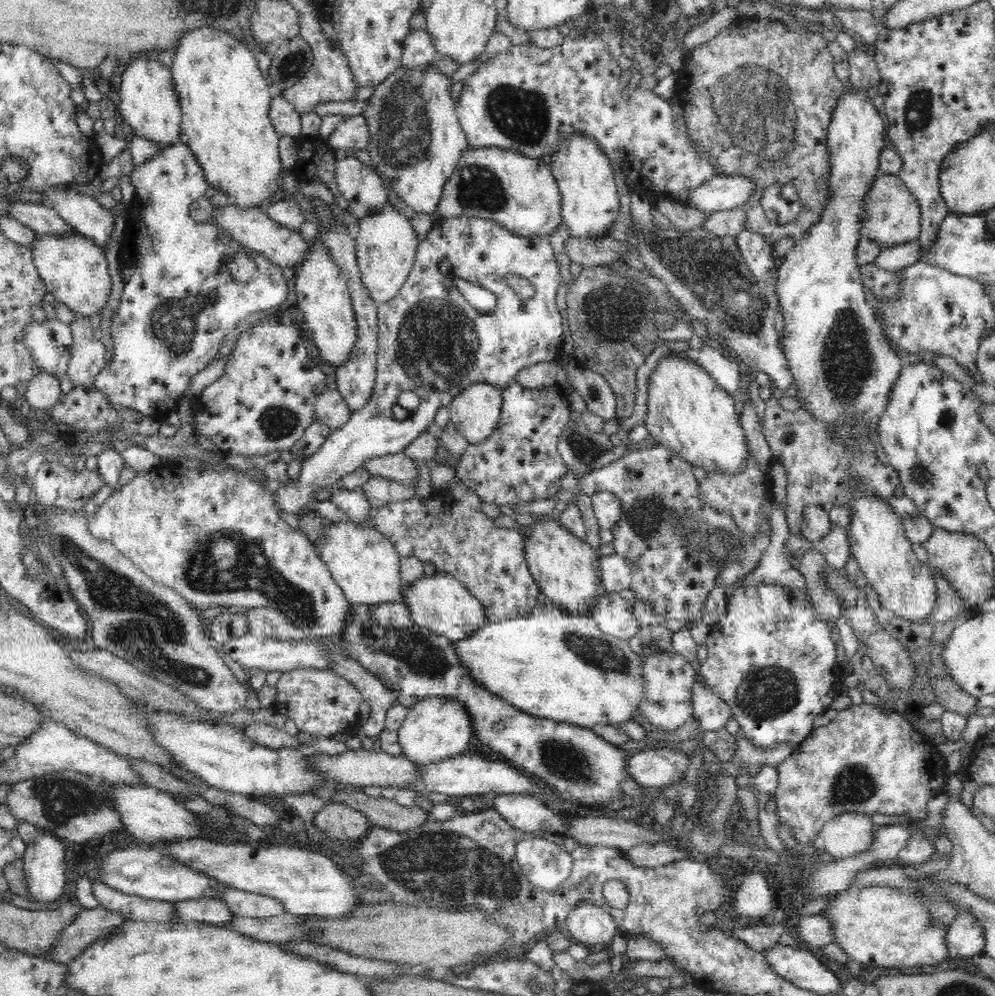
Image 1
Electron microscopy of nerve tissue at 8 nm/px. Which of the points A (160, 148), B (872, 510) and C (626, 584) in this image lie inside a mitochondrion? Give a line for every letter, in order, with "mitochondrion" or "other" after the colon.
A: other
B: other
C: other

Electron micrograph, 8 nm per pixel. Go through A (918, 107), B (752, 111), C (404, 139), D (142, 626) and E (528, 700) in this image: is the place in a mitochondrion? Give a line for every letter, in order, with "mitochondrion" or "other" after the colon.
A: mitochondrion
B: mitochondrion
C: mitochondrion
D: mitochondrion
E: other

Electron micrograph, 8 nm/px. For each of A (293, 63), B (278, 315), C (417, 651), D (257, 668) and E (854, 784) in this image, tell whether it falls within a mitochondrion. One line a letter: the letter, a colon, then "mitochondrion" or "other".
A: mitochondrion
B: other
C: mitochondrion
D: other
E: mitochondrion

